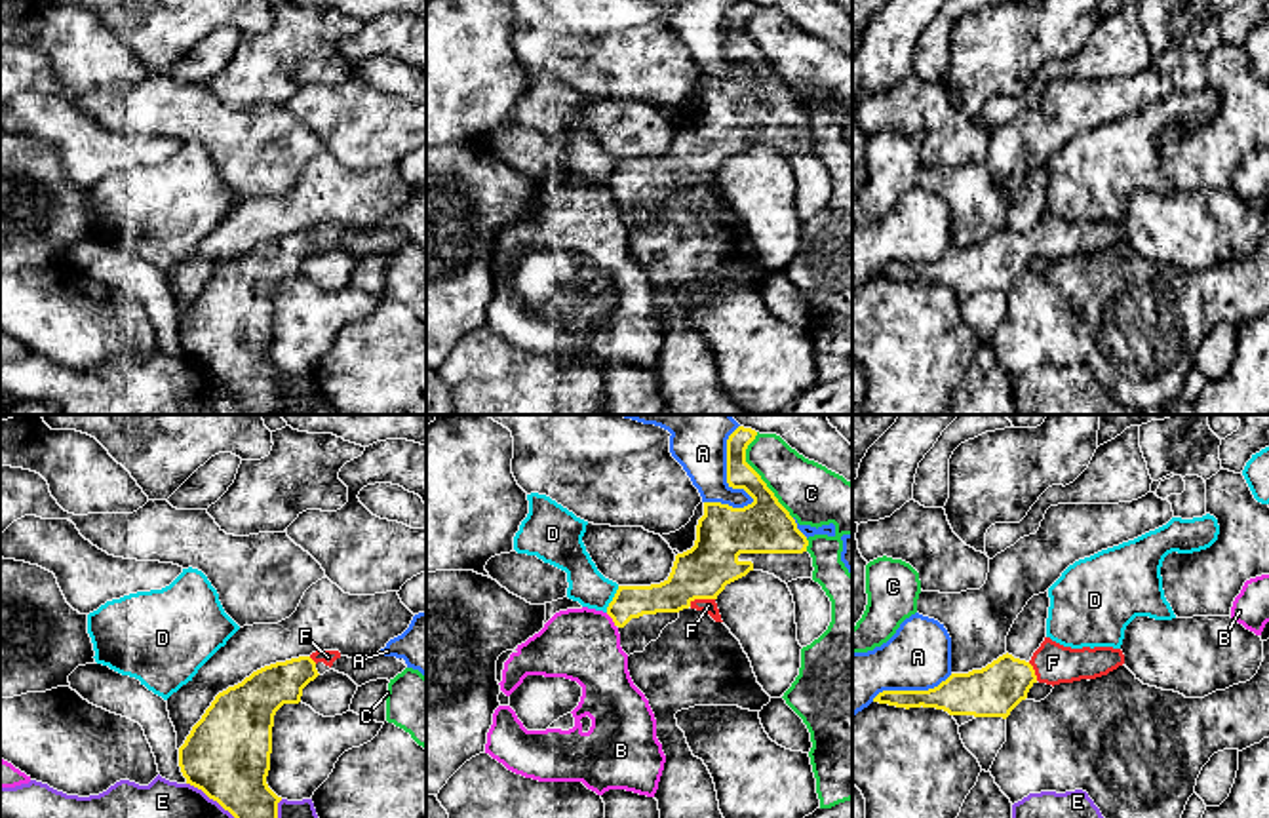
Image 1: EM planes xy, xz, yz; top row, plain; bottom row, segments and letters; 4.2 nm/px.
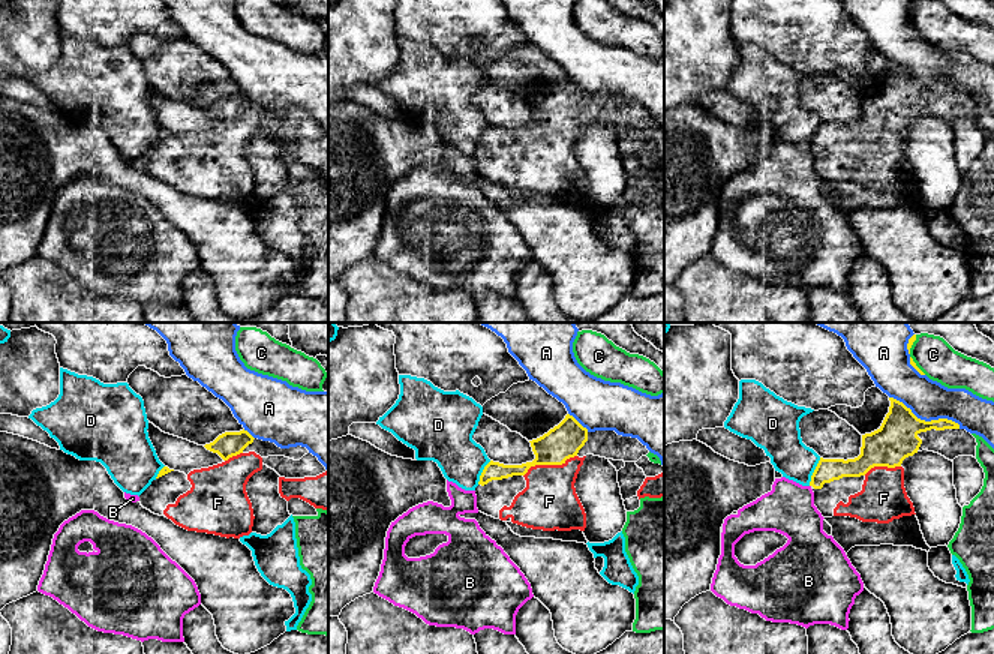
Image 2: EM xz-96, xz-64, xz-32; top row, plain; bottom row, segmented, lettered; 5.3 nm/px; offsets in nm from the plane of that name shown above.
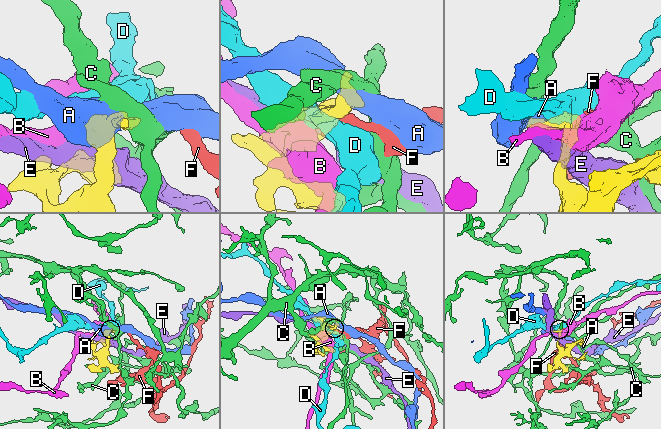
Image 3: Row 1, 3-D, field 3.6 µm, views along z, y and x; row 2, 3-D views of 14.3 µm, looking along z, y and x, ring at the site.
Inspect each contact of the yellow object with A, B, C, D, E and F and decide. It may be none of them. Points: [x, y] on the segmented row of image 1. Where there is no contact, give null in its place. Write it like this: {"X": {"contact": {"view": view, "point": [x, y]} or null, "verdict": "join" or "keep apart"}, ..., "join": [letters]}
{"A": {"contact": {"view": "xz", "point": [737, 487]}, "verdict": "keep apart"}, "B": {"contact": {"view": "xz", "point": [613, 621]}, "verdict": "keep apart"}, "C": {"contact": {"view": "xz", "point": [760, 476]}, "verdict": "keep apart"}, "D": {"contact": {"view": "xz", "point": [613, 600]}, "verdict": "keep apart"}, "E": {"contact": {"view": "xy", "point": [212, 798]}, "verdict": "keep apart"}, "F": {"contact": {"view": "xz", "point": [701, 598]}, "verdict": "join"}, "join": ["F"]}

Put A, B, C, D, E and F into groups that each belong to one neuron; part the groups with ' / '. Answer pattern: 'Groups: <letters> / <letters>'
Groups: A / B / C / D / E / F

